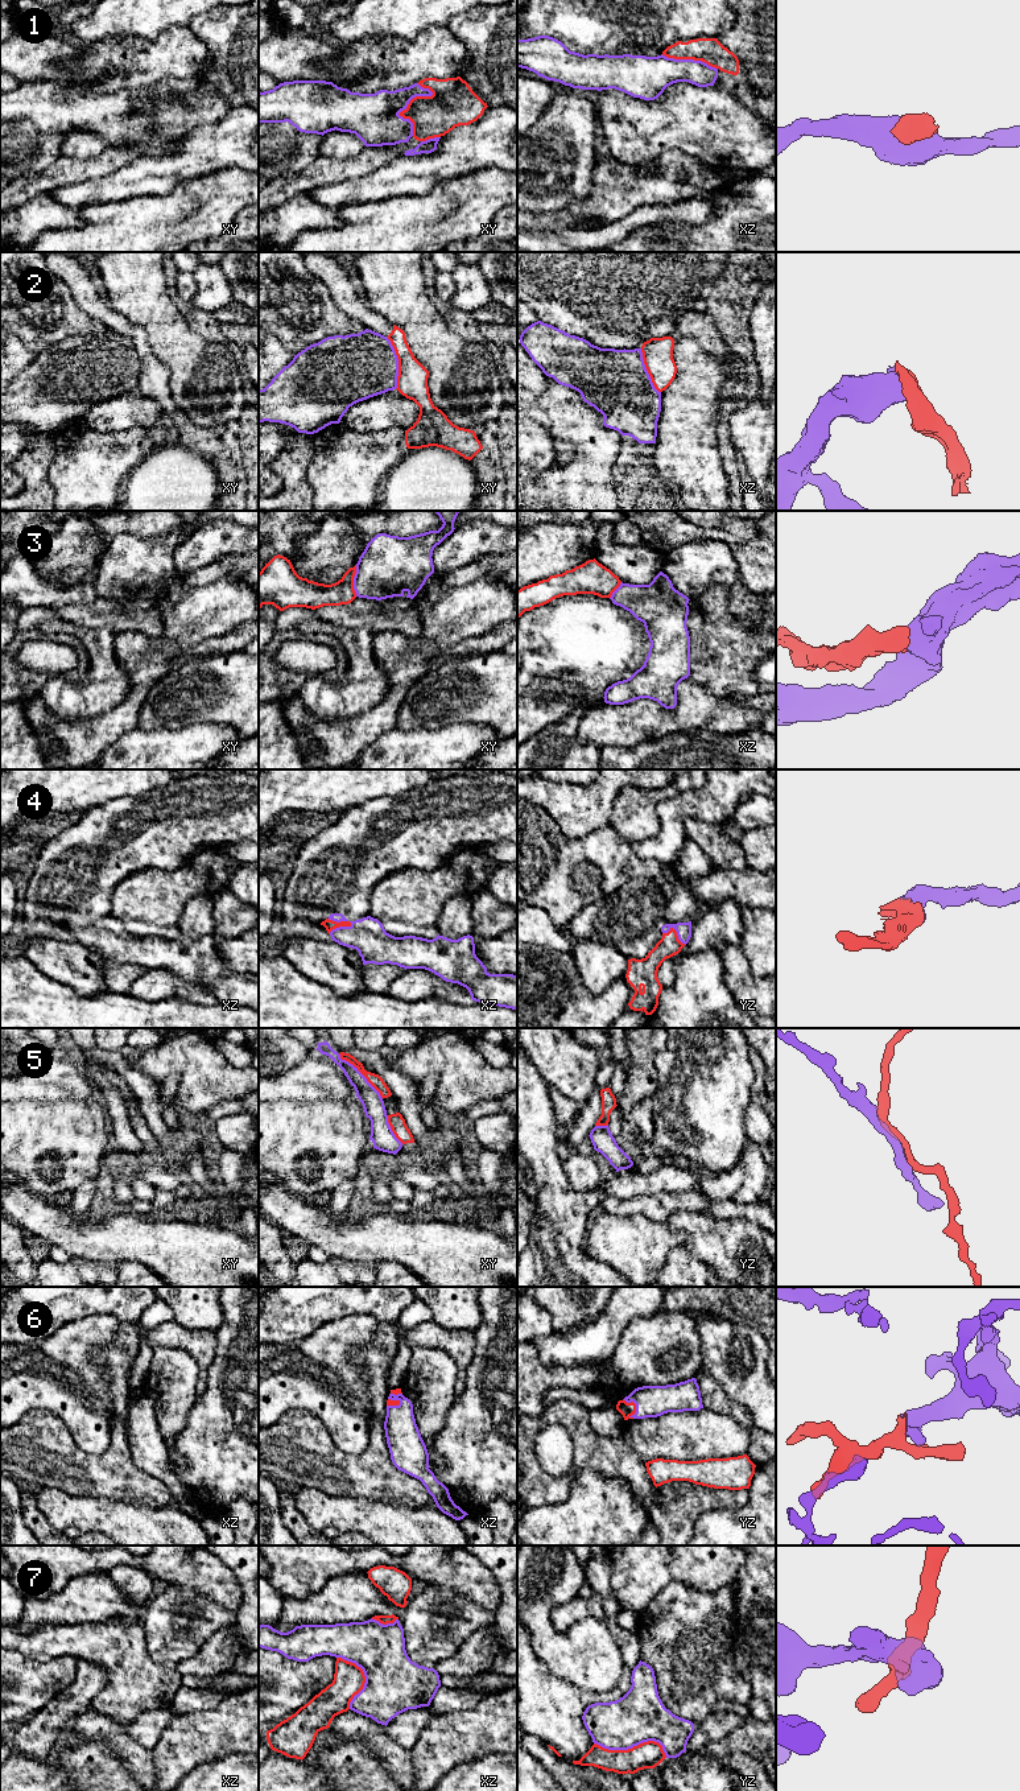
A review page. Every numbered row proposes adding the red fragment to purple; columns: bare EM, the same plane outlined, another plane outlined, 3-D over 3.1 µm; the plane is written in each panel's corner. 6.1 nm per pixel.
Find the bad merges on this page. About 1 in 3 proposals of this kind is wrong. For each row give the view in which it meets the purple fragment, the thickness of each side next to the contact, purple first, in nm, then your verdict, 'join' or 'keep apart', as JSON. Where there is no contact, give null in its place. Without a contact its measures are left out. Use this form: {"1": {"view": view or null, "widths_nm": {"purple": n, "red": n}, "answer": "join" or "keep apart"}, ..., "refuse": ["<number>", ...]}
{"1": {"view": "xy", "widths_nm": {"purple": 300, "red": 260}, "answer": "keep apart"}, "2": {"view": "xy", "widths_nm": {"purple": 400, "red": 190}, "answer": "keep apart"}, "3": {"view": "xy", "widths_nm": {"purple": 360, "red": 150}, "answer": "keep apart"}, "4": {"view": "xz", "widths_nm": {"purple": 220, "red": 60}, "answer": "join"}, "5": {"view": "xy", "widths_nm": {"purple": 130, "red": 80}, "answer": "keep apart"}, "6": {"view": "yz", "widths_nm": {"purple": 190, "red": 90}, "answer": "join"}, "7": {"view": "yz", "widths_nm": {"purple": 320, "red": 160}, "answer": "keep apart"}, "refuse": ["1", "2", "3", "5", "7"]}

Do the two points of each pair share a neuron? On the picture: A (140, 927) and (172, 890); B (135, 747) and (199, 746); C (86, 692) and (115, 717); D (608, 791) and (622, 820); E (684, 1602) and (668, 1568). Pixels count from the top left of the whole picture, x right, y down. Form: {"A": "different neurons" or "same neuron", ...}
{"A": "same neuron", "B": "same neuron", "C": "different neurons", "D": "different neurons", "E": "different neurons"}

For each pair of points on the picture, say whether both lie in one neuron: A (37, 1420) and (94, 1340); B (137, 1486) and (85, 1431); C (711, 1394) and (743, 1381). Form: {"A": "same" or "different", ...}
{"A": "different", "B": "different", "C": "different"}

